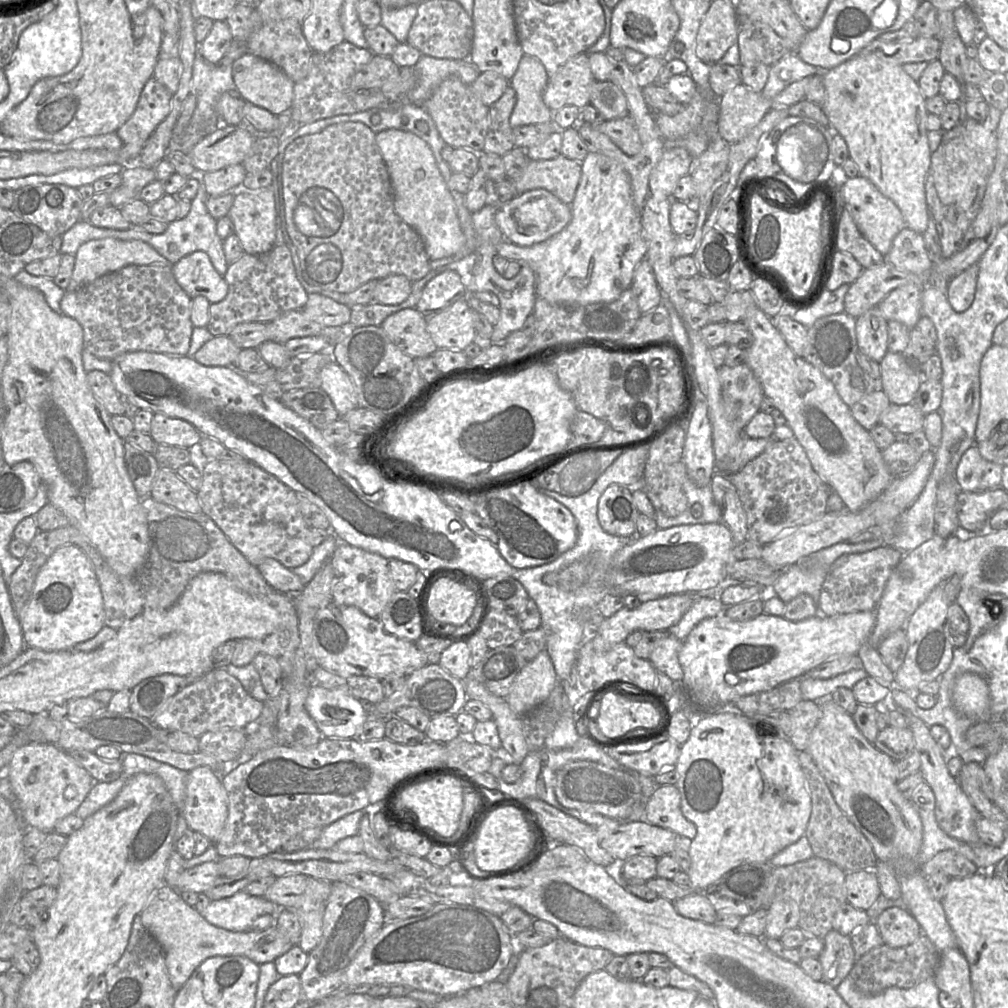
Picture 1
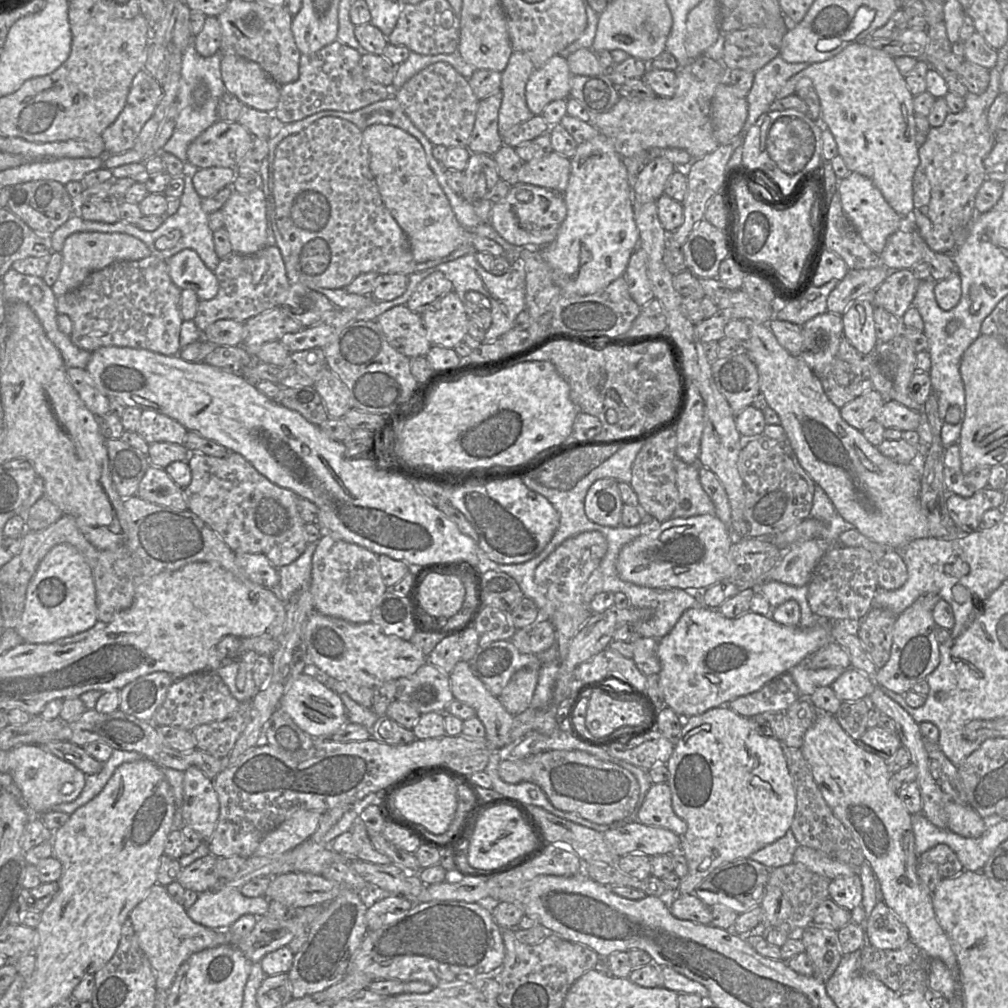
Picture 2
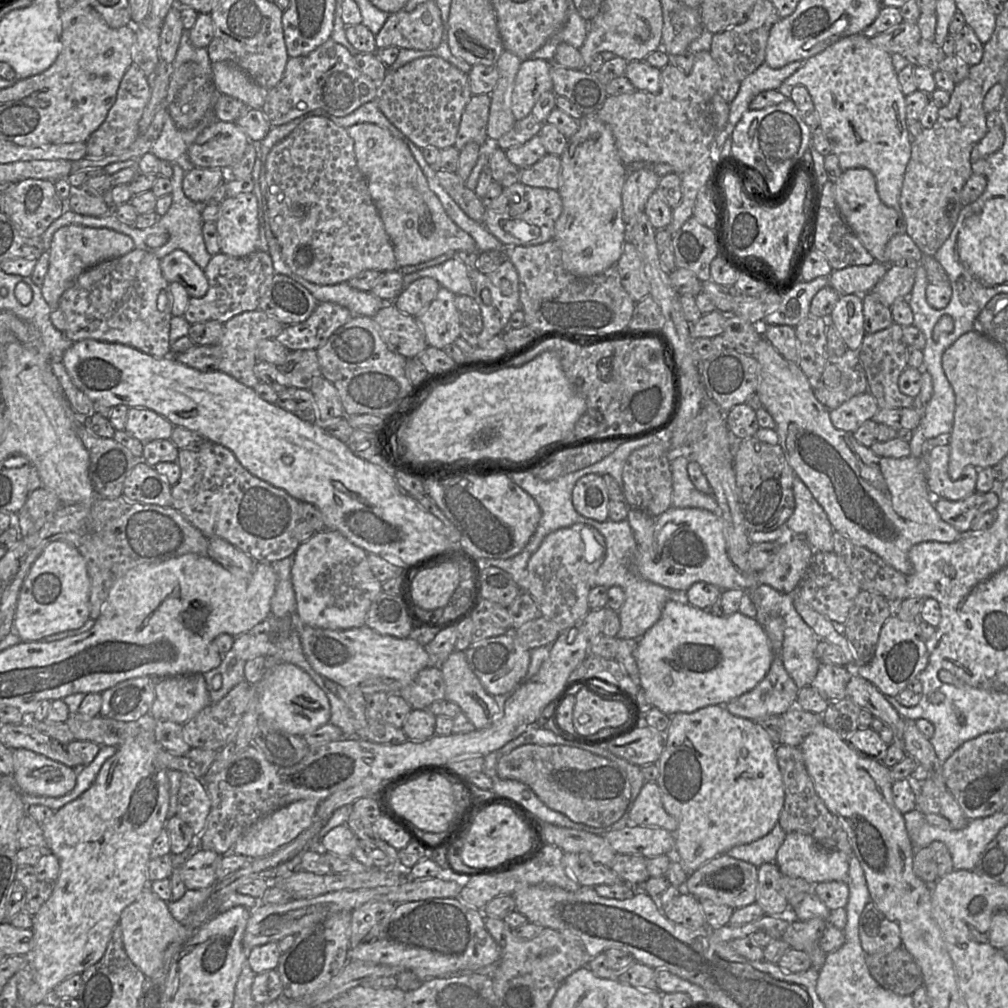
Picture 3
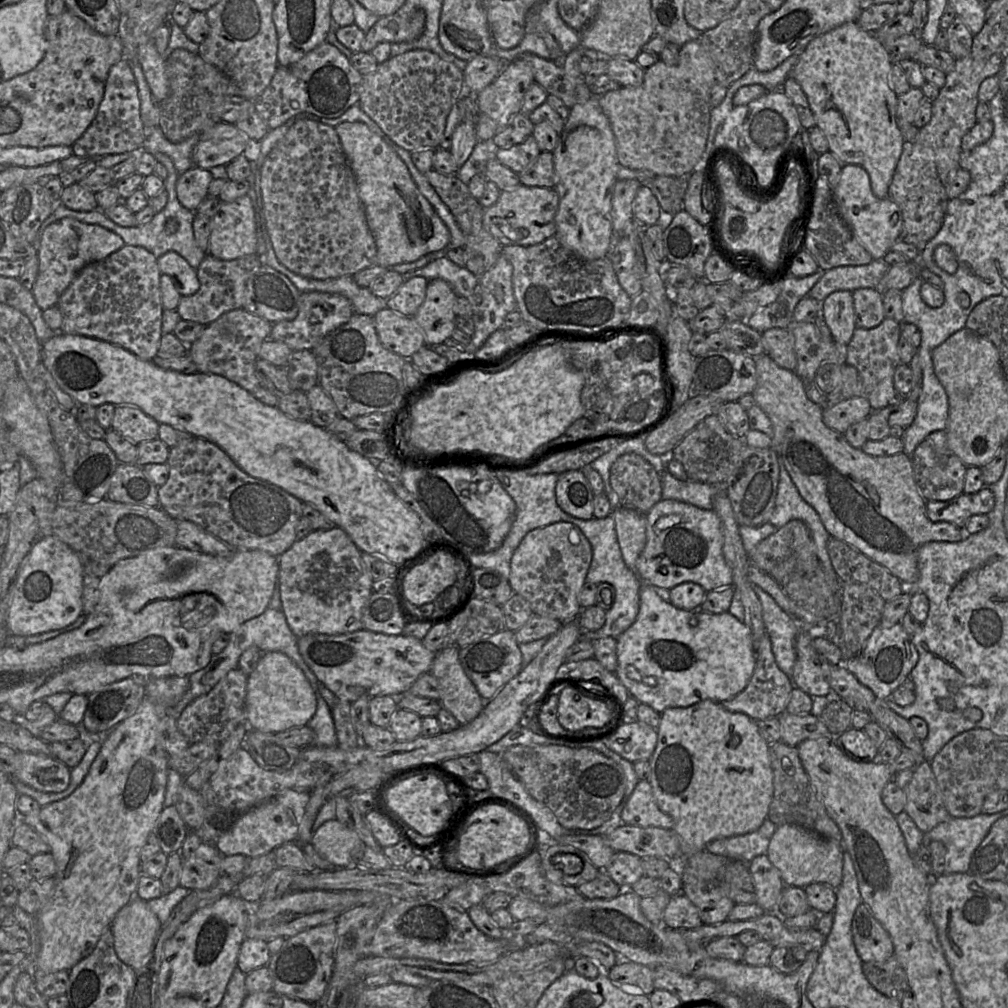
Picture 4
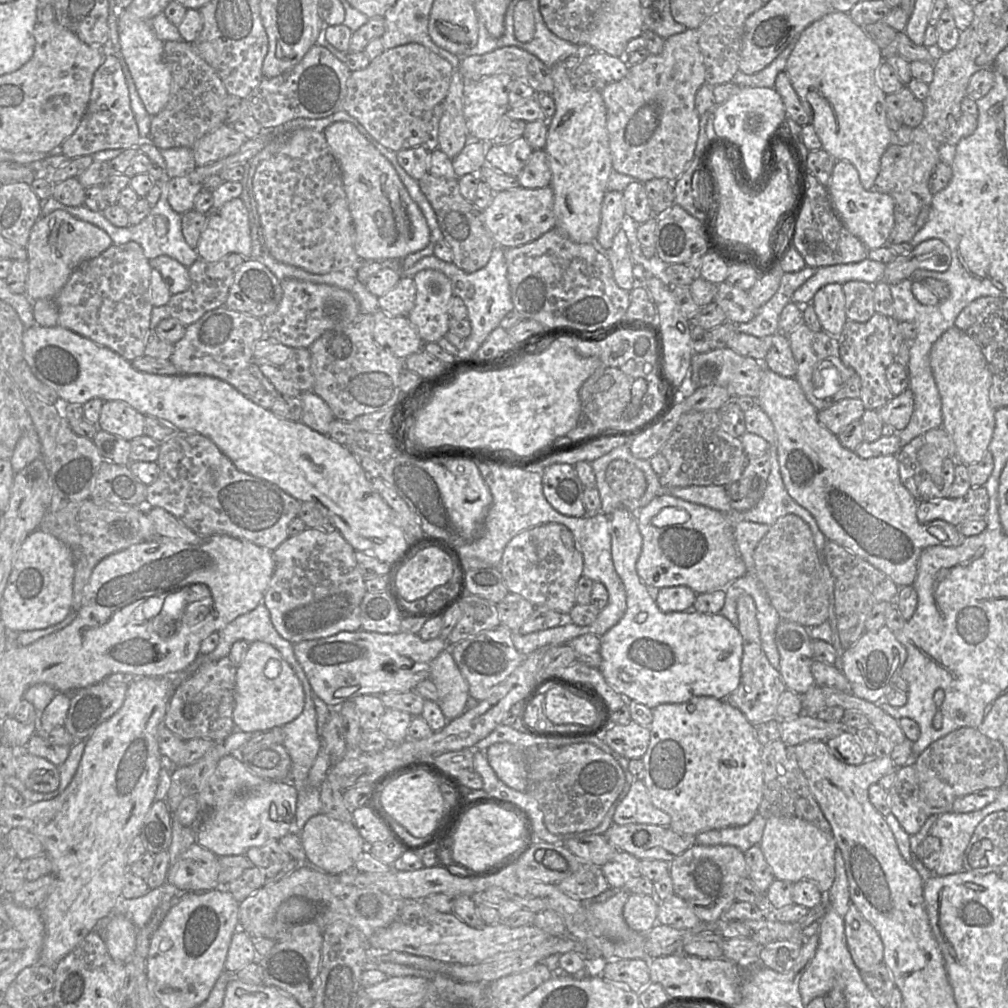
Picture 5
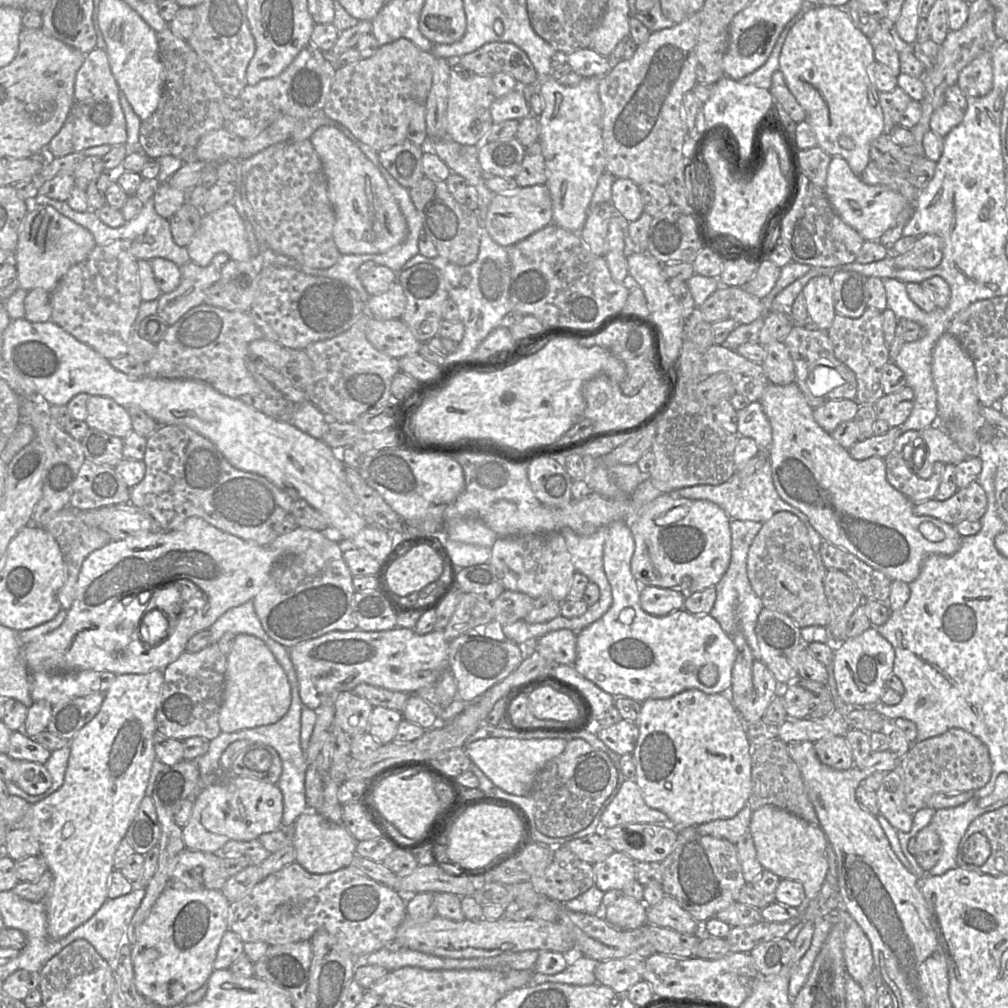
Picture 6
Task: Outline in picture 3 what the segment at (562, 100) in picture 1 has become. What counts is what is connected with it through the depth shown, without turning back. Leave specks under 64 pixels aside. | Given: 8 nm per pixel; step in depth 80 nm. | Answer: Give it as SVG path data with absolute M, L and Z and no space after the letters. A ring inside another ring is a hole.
M534 58L522 61L512 95L512 112L516 120L529 116L539 97L553 91L552 63Z

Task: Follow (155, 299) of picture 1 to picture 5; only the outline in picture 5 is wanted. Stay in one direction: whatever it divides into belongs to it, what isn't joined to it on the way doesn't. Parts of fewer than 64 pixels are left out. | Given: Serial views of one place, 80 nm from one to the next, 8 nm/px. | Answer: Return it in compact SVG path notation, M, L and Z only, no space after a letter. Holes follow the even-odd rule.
M136 242L113 244L98 257L79 265L54 299L58 309L58 325L119 354L129 362L144 356L152 334L150 327L153 305L149 301L152 266L142 247Z

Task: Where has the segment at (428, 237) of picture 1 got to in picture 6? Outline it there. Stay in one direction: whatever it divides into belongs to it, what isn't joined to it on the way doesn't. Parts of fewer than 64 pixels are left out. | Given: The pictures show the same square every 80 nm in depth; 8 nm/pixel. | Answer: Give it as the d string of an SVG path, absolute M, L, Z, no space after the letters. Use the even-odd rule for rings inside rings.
M333 126L317 129L309 138L319 156L327 180L327 194L335 213L333 237L344 254L380 254L405 241L408 235L407 222L382 174L382 166L375 165L359 147L341 130Z

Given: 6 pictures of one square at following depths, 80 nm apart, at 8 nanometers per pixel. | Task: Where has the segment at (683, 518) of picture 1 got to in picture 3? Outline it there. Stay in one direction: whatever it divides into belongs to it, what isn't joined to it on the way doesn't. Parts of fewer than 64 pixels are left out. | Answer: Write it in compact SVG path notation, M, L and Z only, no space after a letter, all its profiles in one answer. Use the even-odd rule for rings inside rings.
M670 448L667 453L671 461L672 507L699 508L720 516L720 509L715 498L700 492L692 483L688 474L689 457L684 454L676 454L677 452Z

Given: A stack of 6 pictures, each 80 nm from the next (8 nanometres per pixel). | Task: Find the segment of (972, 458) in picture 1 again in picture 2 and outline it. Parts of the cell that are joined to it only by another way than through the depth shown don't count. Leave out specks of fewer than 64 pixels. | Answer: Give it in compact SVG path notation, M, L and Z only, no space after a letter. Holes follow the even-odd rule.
M958 444L945 448L944 451L944 483L948 494L964 498L987 488L991 467L976 467L968 473L961 468L961 457Z

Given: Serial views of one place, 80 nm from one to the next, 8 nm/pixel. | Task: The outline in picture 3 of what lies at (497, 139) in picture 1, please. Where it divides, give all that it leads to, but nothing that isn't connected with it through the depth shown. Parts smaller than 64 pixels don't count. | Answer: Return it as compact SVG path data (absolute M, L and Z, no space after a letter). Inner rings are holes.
M472 95L462 114L454 147L461 149L470 142L483 146L490 141L487 136L490 105L490 95Z

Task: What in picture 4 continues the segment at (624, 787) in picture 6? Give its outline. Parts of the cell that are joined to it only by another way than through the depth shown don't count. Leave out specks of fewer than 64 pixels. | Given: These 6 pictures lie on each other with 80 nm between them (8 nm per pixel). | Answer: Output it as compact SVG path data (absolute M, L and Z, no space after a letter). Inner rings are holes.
M639 780L621 813L623 823L640 827L673 829L673 818L657 805L648 780Z

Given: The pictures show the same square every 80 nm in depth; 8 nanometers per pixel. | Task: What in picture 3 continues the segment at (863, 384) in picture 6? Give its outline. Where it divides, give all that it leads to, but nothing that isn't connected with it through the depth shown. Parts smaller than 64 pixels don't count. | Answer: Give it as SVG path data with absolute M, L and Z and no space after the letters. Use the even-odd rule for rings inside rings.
M897 323L890 327L875 332L867 333L858 350L860 362L865 370L868 392L877 400L880 409L882 408L913 408L914 398L903 394L898 386L901 373L909 367L908 345L903 336L903 328Z

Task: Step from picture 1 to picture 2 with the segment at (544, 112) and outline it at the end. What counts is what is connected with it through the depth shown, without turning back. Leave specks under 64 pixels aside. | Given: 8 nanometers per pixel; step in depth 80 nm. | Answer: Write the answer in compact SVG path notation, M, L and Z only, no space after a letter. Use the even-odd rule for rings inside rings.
M514 51L506 68L501 72L502 101L498 116L500 135L534 116L527 106L525 91L535 69L535 65L526 54Z

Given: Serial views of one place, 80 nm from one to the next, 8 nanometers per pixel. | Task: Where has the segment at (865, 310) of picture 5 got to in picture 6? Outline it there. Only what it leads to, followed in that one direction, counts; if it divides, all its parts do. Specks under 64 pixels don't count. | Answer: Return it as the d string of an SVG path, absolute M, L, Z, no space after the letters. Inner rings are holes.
M838 270L831 276L831 281L836 314L861 317L868 308L865 300L866 277L854 271Z

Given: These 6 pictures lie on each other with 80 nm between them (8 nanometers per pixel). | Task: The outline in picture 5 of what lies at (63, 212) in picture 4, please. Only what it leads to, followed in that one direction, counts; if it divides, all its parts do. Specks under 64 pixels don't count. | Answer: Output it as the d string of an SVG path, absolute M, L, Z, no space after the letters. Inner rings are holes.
M149 139L143 140L137 147L137 149L138 151L147 155L147 157L152 162L158 164L162 169L162 179L159 182L156 182L161 187L160 199L158 200L157 204L151 208L150 213L139 224L128 225L126 227L116 227L112 223L110 223L100 212L94 212L85 206L66 206L56 201L52 197L47 199L46 201L42 201L43 205L41 216L46 216L55 210L63 210L81 221L91 223L104 230L111 237L113 244L115 245L125 244L127 242L136 242L142 247L143 253L148 260L155 259L158 256L167 255L179 261L181 264L188 268L199 258L199 256L197 254L197 251L190 247L190 245L188 245L183 236L181 223L182 214L175 212L168 202L168 182L170 181L170 178L166 174L165 159L163 158L160 149L158 149ZM159 216L164 216L168 220L168 231L164 236L158 236L156 232L155 222L157 217Z

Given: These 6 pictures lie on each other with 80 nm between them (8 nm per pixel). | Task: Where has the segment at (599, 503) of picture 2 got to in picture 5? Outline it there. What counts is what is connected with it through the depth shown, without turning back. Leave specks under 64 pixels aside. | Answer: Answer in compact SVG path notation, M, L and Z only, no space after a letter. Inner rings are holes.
M556 463L542 470L543 494L551 506L563 515L584 517L585 486L579 479L574 465Z

